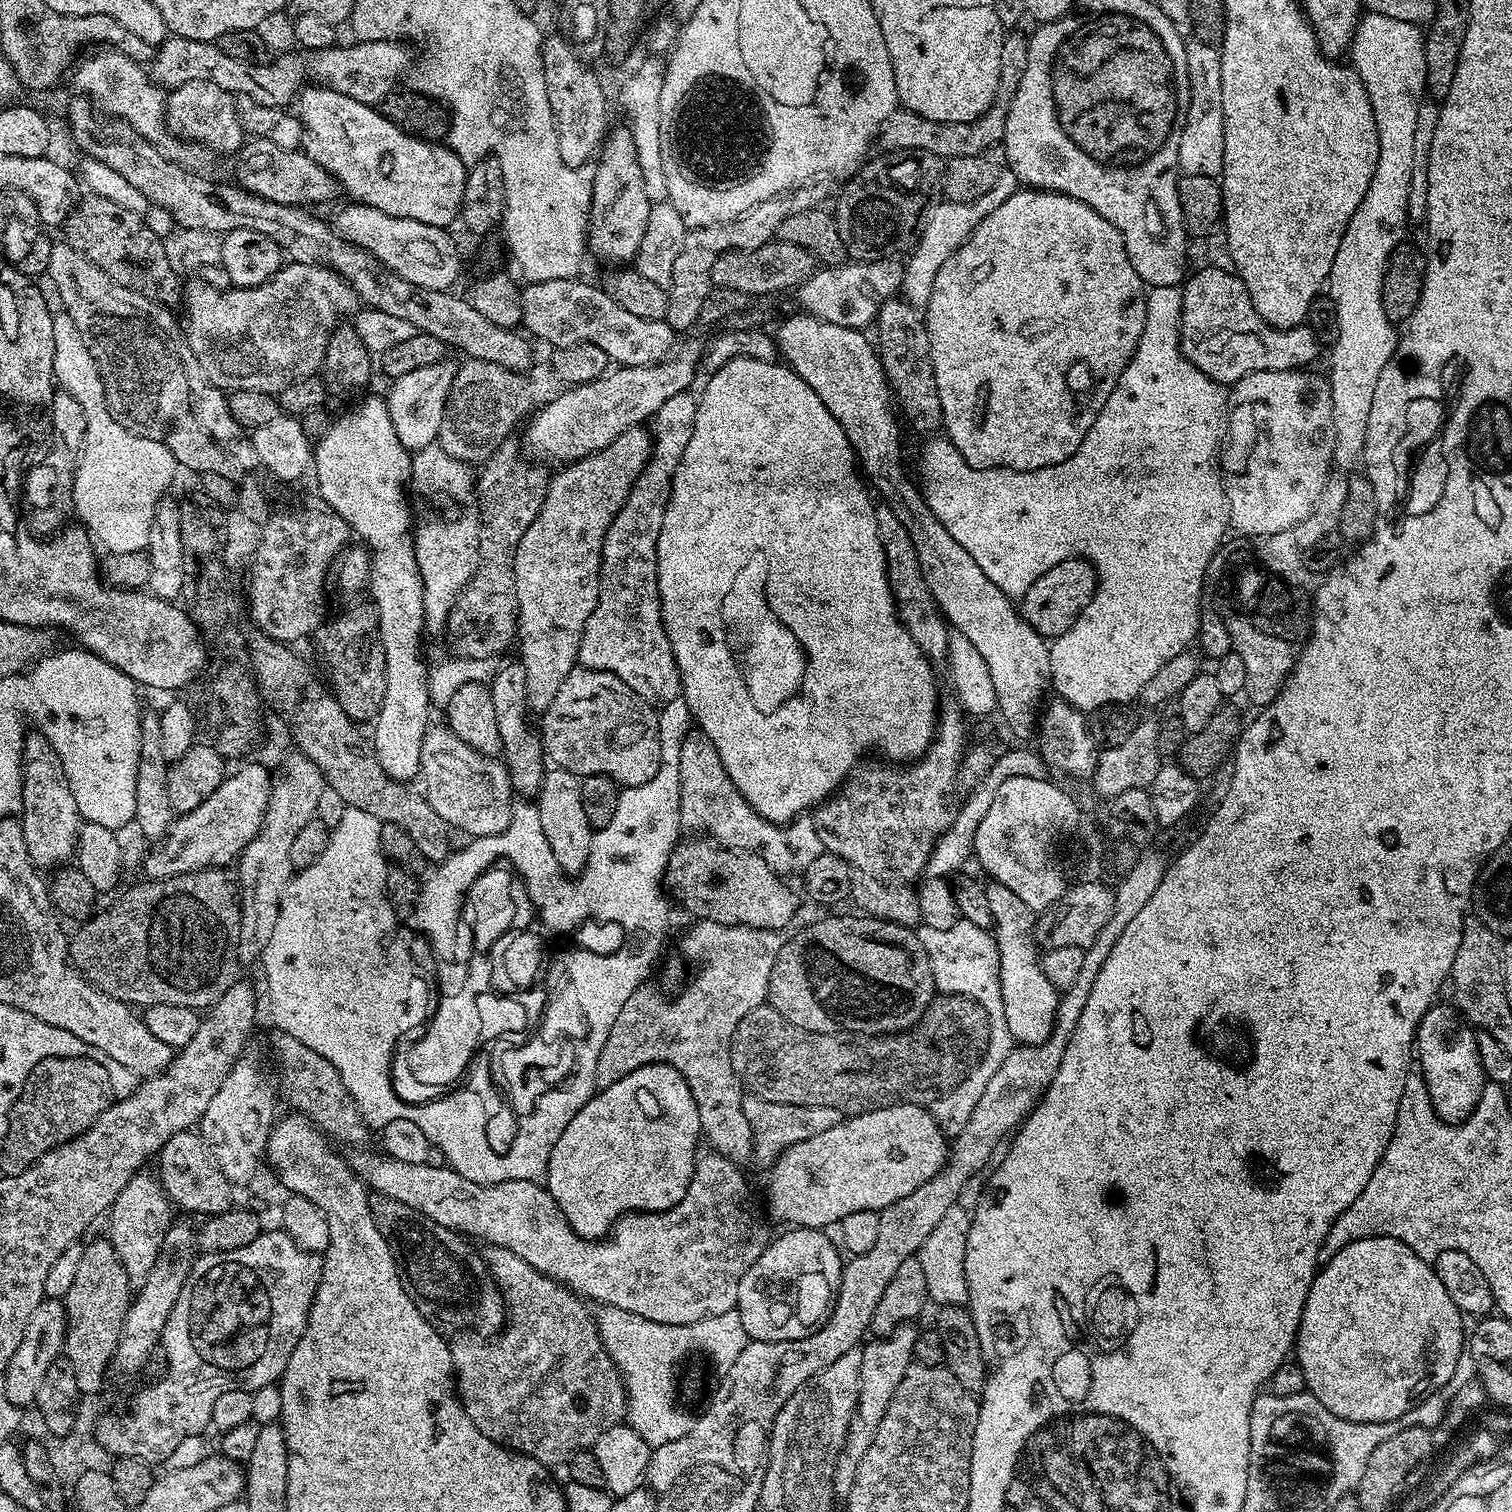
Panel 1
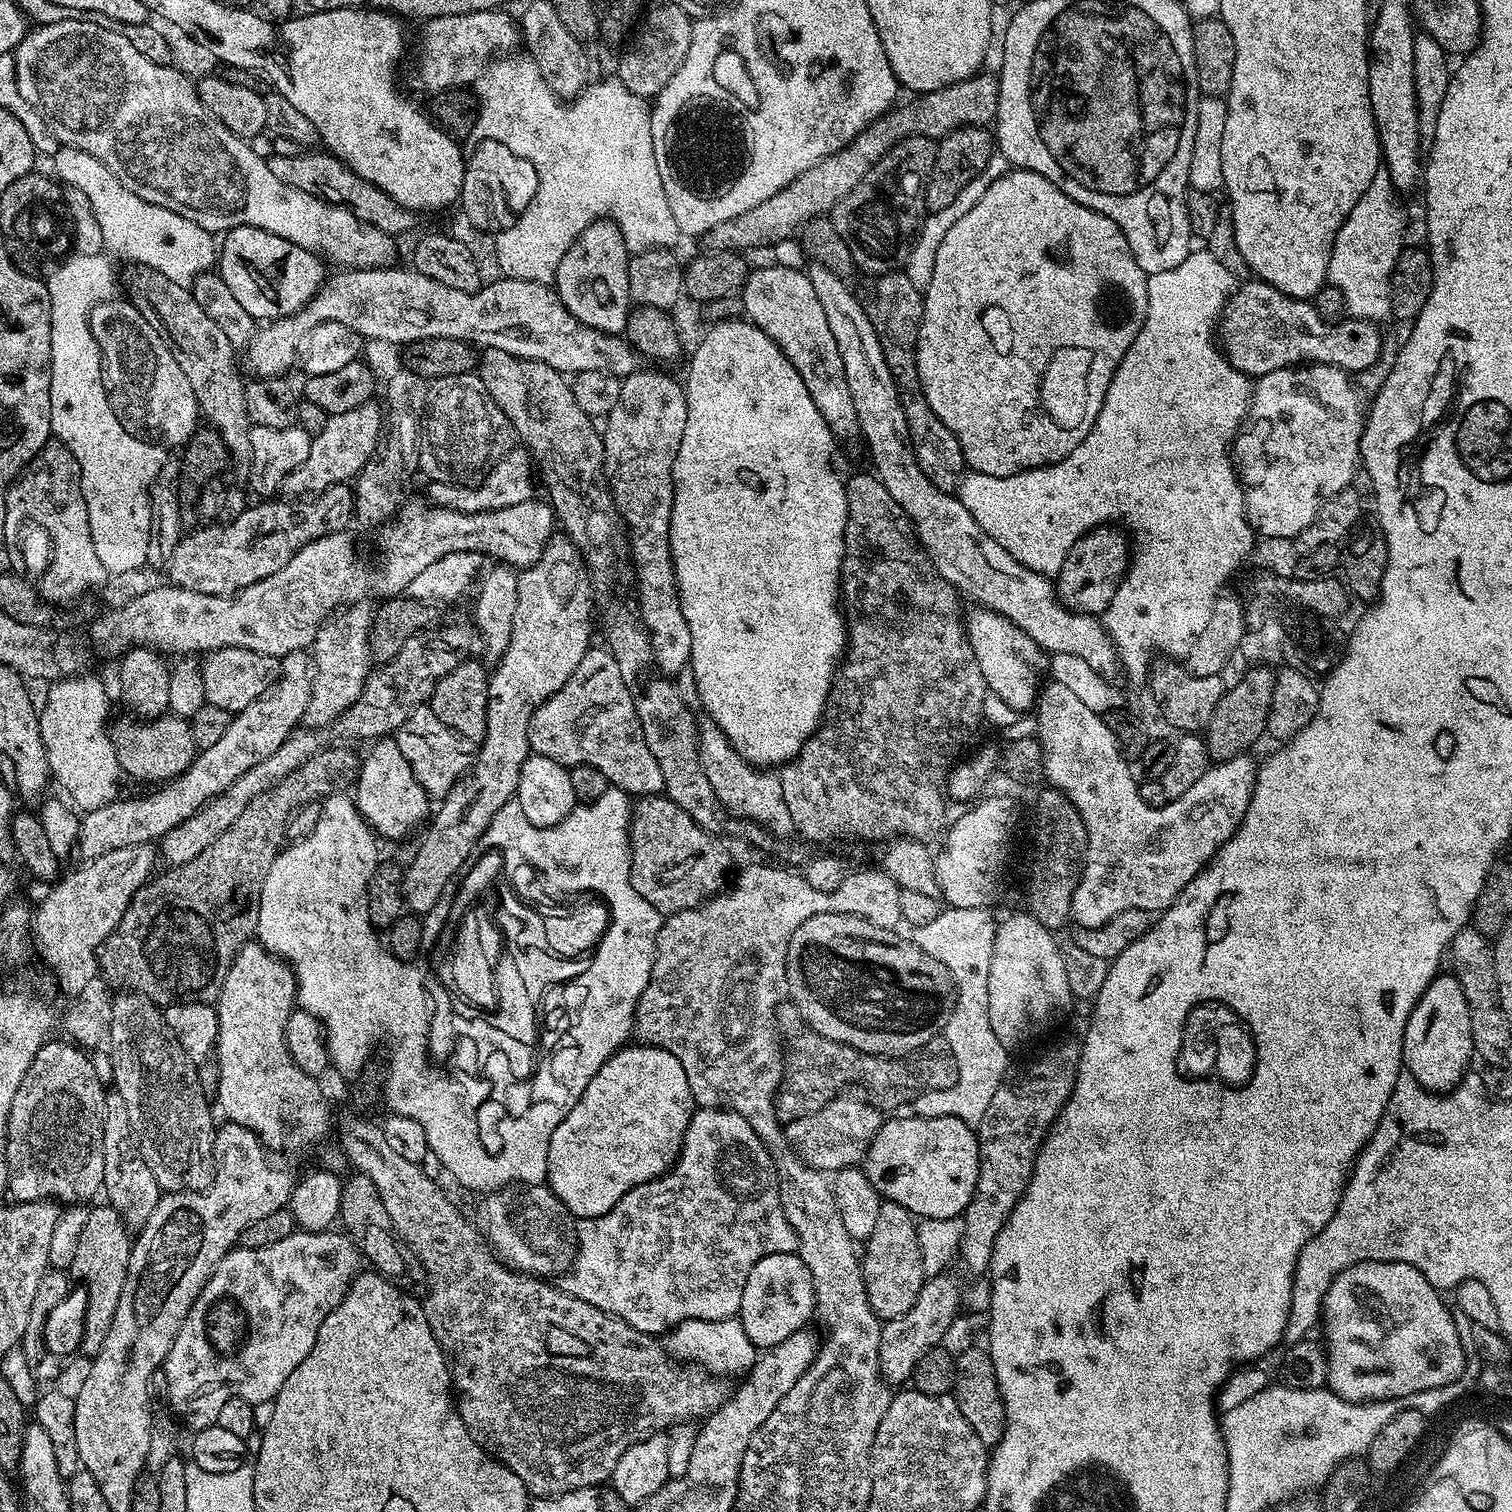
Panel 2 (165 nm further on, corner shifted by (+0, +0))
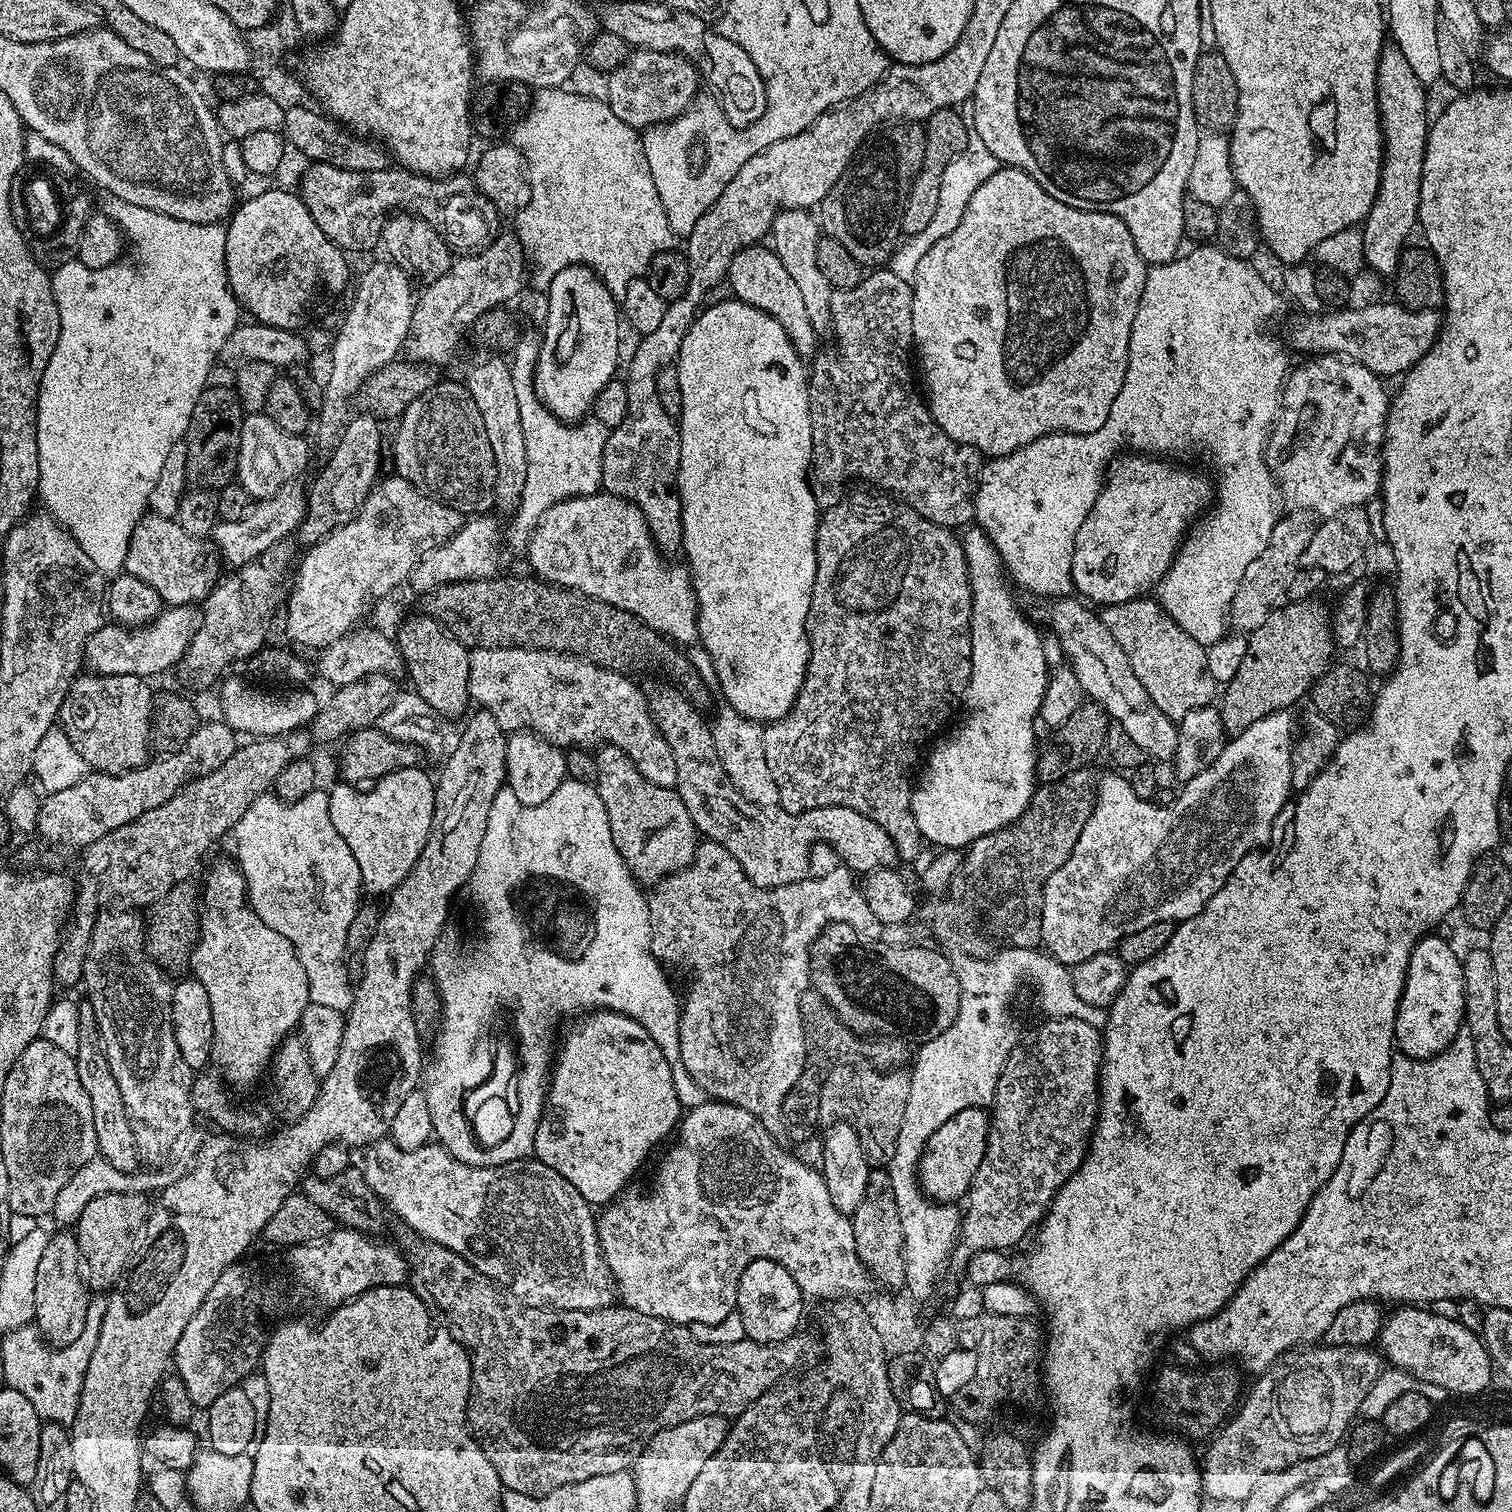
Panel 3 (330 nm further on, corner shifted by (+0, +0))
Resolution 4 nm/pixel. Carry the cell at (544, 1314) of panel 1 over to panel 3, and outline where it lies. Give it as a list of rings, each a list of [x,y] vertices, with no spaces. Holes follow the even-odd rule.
[[[408,1230],[398,1240],[407,1261],[410,1273],[410,1287],[414,1295],[427,1306],[433,1317],[449,1332],[449,1334],[468,1351],[472,1367],[472,1393],[468,1399],[468,1431],[480,1443],[480,1449],[490,1458],[490,1466],[498,1470],[500,1483],[509,1492],[526,1494],[527,1496],[545,1496],[562,1486],[570,1486],[574,1482],[586,1482],[586,1478],[598,1478],[598,1474],[614,1474],[629,1471],[635,1465],[637,1456],[662,1430],[670,1426],[678,1426],[690,1418],[699,1416],[723,1416],[735,1418],[745,1412],[748,1407],[762,1394],[777,1387],[789,1374],[795,1373],[800,1359],[804,1356],[808,1344],[800,1334],[786,1338],[777,1344],[759,1344],[747,1338],[726,1345],[703,1344],[691,1333],[688,1326],[672,1324],[662,1318],[654,1318],[650,1314],[642,1314],[633,1308],[613,1306],[598,1310],[562,1310],[556,1312],[552,1308],[535,1308],[521,1302],[511,1291],[499,1288],[488,1276],[483,1276],[468,1260],[463,1260],[456,1252],[451,1252],[444,1242],[426,1240]]]

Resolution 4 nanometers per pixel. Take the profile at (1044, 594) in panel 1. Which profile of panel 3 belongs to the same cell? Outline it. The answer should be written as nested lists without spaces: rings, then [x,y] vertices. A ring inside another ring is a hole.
[[[1120,454],[1111,461],[1106,483],[1090,514],[1086,514],[1086,522],[1078,526],[1072,547],[1072,582],[1085,601],[1103,606],[1147,597],[1172,565],[1190,525],[1213,503],[1214,488],[1209,477],[1207,480],[1196,472],[1187,472],[1182,465],[1168,460],[1156,454]]]

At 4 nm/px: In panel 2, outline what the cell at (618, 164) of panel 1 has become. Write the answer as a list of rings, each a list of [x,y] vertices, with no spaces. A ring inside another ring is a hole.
[[[601,218],[595,220],[562,254],[558,270],[554,273],[554,287],[560,300],[586,326],[599,332],[620,334],[625,331],[630,311],[632,295],[628,287],[628,261],[630,253],[622,230],[613,220]]]

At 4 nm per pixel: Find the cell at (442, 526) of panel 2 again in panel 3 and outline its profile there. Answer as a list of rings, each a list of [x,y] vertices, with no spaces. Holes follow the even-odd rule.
[[[603,490],[592,496],[572,496],[546,510],[531,536],[526,541],[531,571],[549,584],[579,592],[595,600],[606,602],[615,608],[626,610],[636,616],[648,628],[677,645],[691,646],[697,643],[698,614],[696,613],[696,591],[692,589],[692,578],[687,567],[668,565],[648,529],[646,518],[638,506],[613,492]]]

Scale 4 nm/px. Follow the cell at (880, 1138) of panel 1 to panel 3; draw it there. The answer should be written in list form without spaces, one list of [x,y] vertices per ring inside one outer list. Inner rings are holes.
[[[963,1108],[954,1118],[942,1122],[934,1134],[930,1134],[918,1173],[920,1190],[929,1200],[935,1200],[937,1204],[950,1204],[967,1197],[974,1174],[978,1174],[978,1166],[982,1166],[982,1154],[986,1154],[989,1119],[989,1113],[984,1108]]]

